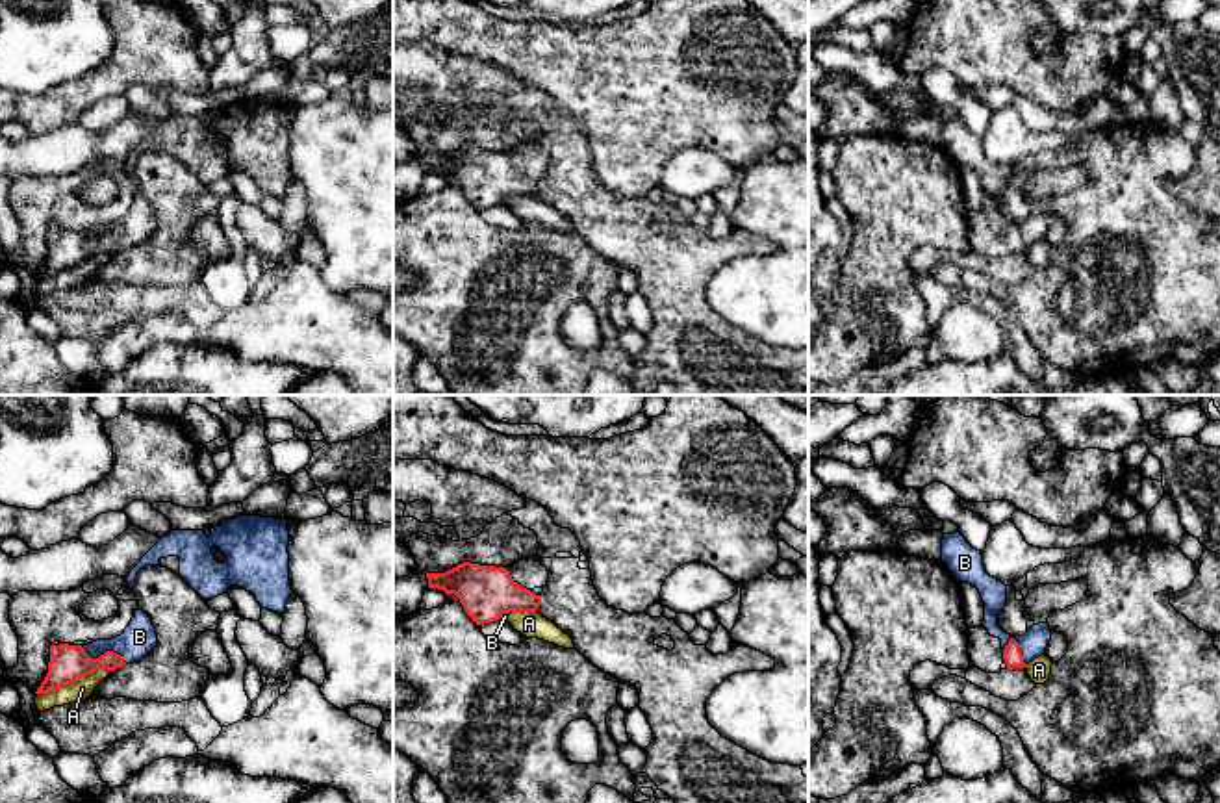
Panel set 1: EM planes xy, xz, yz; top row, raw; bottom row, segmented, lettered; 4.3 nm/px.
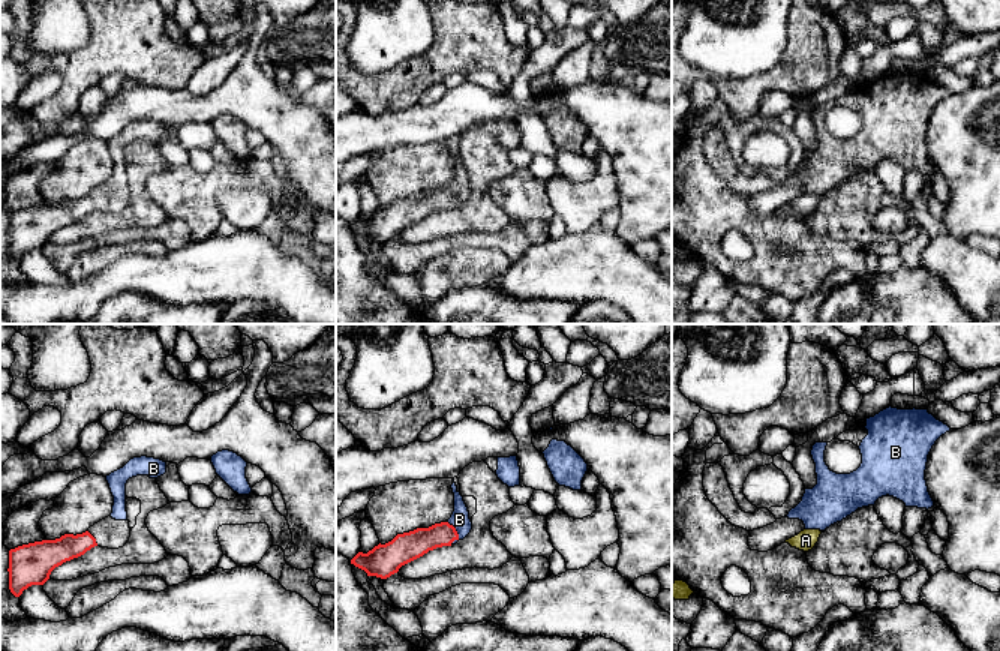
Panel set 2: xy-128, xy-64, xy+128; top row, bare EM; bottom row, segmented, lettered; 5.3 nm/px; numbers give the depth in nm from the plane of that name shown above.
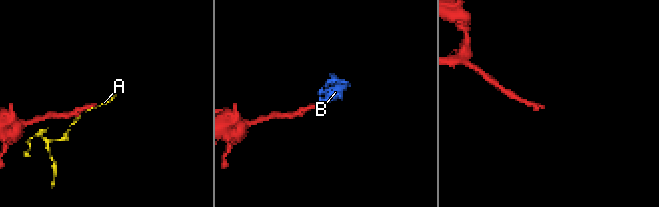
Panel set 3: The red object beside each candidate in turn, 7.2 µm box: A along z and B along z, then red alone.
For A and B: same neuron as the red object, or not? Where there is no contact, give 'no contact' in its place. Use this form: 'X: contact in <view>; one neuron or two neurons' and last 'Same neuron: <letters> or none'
A: contact in xy; two neurons
B: contact in xy; one neuron
Same neuron: B

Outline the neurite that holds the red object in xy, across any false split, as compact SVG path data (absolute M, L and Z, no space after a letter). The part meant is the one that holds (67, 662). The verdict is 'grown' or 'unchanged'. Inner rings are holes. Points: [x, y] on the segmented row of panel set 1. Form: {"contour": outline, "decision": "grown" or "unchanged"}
{"contour": "M135 610L124 632L111 640L96 640L87 645L50 645L48 673L35 694L48 694L96 671L115 671L146 656L158 645L152 619Z", "decision": "grown"}

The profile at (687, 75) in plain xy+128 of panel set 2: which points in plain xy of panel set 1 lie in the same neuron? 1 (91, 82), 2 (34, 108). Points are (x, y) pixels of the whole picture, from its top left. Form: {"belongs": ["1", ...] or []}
{"belongs": ["1", "2"]}

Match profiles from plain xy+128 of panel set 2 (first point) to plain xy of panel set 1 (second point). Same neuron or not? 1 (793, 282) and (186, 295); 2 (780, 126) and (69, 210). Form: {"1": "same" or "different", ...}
{"1": "same", "2": "same"}

